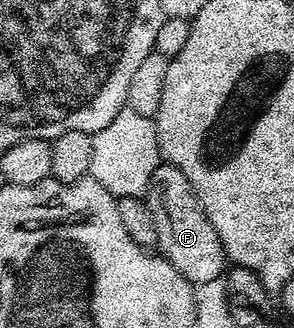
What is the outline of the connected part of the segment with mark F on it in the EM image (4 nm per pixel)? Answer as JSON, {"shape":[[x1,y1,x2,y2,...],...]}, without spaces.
{"shape":[[167,162,160,163,154,174,150,174,146,203,156,231,155,247,159,255,168,260,170,266,178,270,178,274,182,274,182,278,195,286,225,275,226,257,218,232,214,230,214,226,210,226,210,218,206,218,182,170]]}

